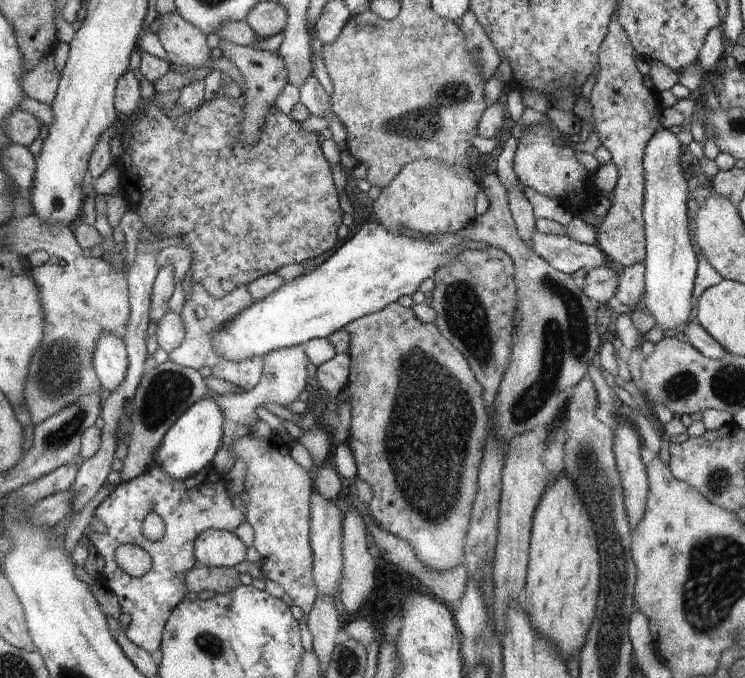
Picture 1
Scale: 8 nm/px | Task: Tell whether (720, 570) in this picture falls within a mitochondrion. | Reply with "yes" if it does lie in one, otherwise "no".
yes

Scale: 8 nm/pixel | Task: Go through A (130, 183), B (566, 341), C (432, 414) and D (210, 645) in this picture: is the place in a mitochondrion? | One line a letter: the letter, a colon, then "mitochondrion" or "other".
A: other
B: mitochondrion
C: mitochondrion
D: mitochondrion

